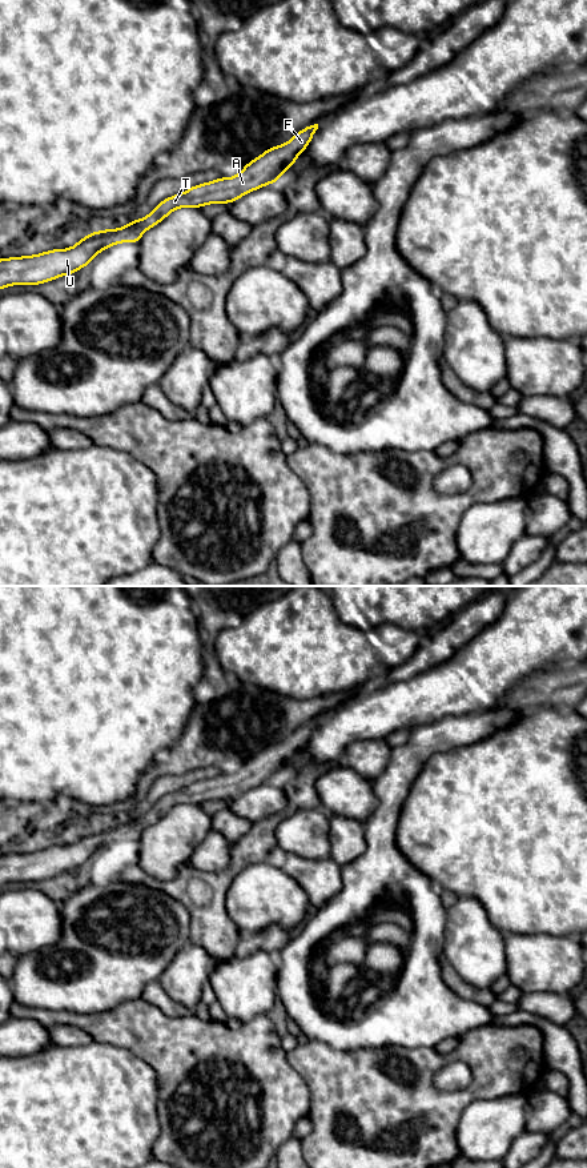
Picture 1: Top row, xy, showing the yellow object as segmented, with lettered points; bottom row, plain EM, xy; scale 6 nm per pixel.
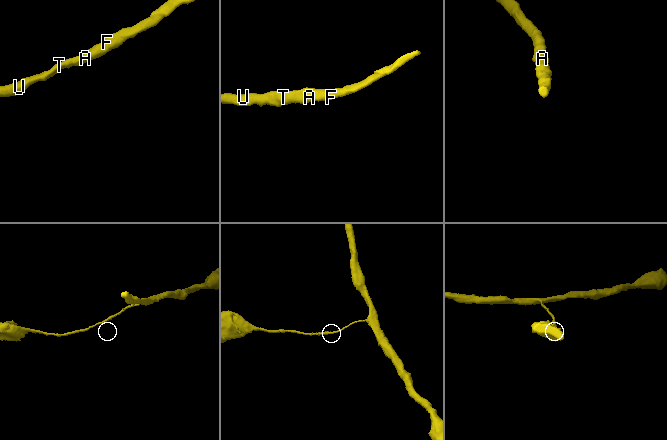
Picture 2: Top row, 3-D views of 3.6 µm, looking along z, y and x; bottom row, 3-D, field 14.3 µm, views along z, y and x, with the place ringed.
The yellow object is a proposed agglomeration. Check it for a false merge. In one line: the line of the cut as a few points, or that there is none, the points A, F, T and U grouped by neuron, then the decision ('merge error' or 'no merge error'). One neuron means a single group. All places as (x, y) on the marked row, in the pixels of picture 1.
no cut | A F T U | no merge error

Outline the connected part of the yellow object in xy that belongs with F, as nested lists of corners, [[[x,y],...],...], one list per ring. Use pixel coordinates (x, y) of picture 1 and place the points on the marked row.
[[[318,124],[298,131],[288,143],[266,149],[249,161],[234,177],[218,177],[164,198],[146,217],[133,220],[118,229],[96,230],[67,249],[52,249],[28,257],[0,260],[0,289],[12,285],[40,285],[88,266],[100,252],[121,242],[138,244],[142,233],[152,229],[174,209],[201,208],[209,204],[232,204],[240,197],[277,182],[285,169],[292,169],[298,154],[310,144]]]

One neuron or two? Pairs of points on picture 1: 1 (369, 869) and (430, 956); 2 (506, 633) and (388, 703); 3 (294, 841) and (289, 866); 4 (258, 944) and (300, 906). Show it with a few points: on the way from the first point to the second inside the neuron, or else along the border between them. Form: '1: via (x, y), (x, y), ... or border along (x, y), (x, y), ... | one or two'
1: via (395, 880), (423, 904), (427, 930) | one
2: via (477, 662), (450, 689), (417, 701) | one
3: border along (288, 851), (296, 855), (322, 859) | two
4: border along (289, 930), (281, 926), (268, 926), (248, 932) | two

